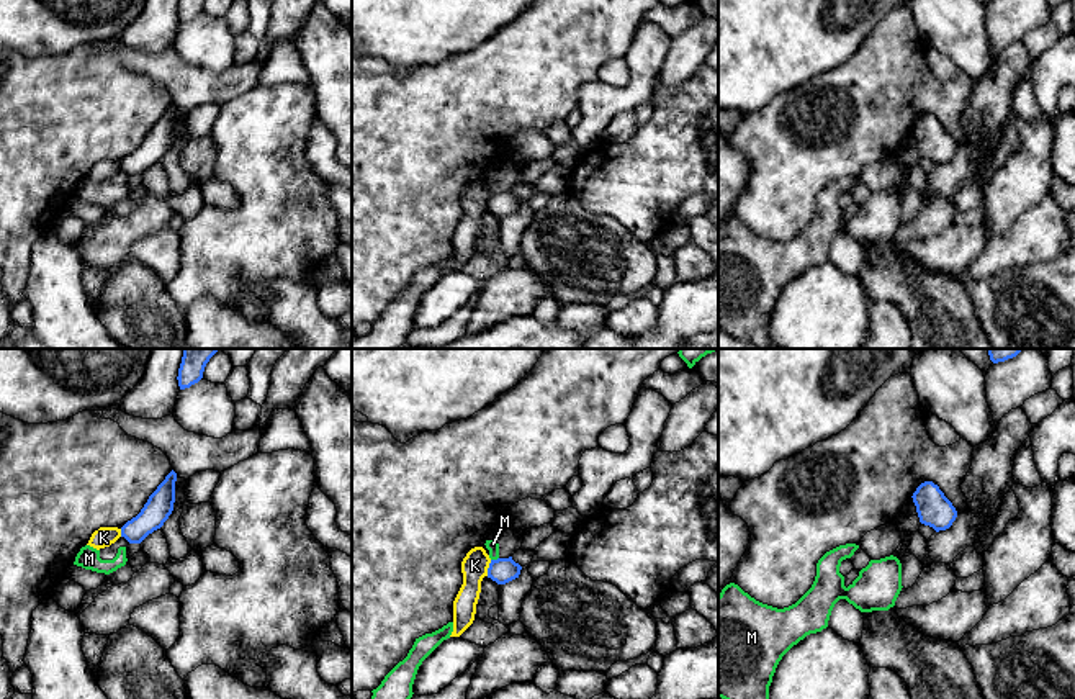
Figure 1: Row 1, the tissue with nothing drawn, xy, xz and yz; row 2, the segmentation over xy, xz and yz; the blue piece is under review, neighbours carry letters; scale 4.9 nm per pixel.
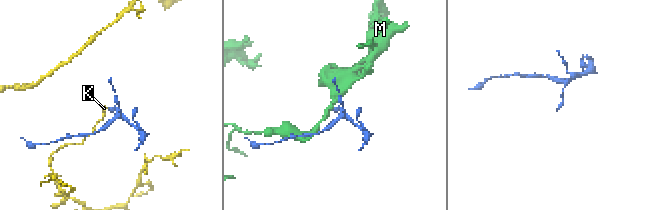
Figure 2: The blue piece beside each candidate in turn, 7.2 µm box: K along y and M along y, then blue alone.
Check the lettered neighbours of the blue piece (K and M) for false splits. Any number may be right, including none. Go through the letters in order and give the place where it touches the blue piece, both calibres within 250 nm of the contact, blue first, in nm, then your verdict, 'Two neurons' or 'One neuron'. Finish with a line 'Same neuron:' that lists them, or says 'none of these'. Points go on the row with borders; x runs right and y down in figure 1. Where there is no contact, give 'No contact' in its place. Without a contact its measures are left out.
K: Touches blue at xz (488, 568). Thickness 130 nm (blue) against 130 nm. Two neurons
M: Touches blue at xz (494, 560). Thickness 130 nm (blue) against 60 nm. Two neurons
Same neuron: none of these

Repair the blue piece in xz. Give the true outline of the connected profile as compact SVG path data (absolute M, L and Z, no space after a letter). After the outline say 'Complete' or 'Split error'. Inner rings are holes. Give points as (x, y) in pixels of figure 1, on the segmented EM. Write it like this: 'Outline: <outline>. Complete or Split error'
Outline: M509 558L491 560L488 568L488 578L496 581L497 584L506 584L515 578L519 578L522 566Z. Complete

